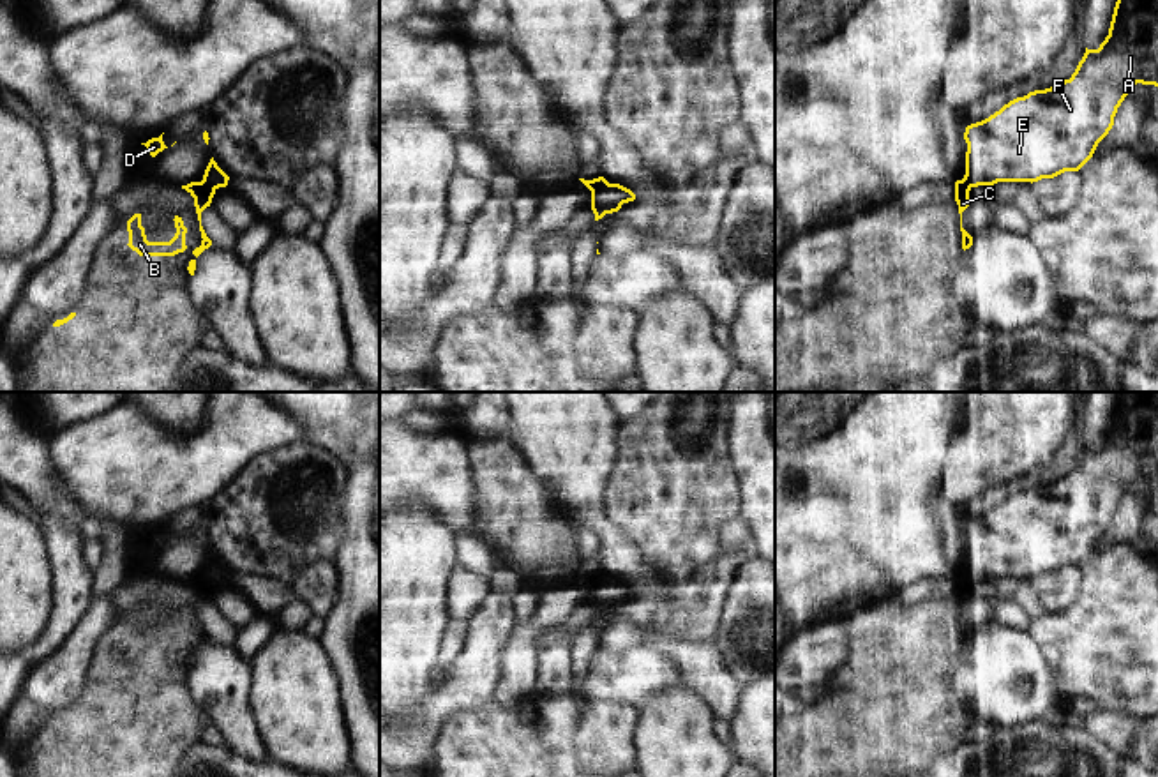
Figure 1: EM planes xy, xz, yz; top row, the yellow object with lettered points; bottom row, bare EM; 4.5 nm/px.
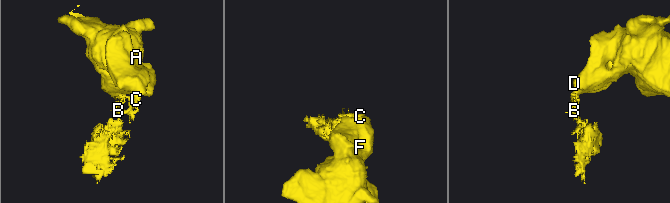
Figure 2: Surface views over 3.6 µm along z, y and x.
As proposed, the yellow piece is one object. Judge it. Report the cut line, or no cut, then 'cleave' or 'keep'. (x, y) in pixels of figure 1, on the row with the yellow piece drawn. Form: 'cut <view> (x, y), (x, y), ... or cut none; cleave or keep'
cut xz (609, 184), (604, 184), (592, 195); cleave

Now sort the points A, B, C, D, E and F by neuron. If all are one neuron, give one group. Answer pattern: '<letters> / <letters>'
A D E F / B C

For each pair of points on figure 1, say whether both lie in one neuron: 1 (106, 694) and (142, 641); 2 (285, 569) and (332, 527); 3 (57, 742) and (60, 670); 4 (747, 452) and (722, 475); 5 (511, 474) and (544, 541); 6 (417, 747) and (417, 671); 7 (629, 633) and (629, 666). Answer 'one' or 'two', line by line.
1: one
2: one
3: two
4: two
5: one
6: two
7: two

